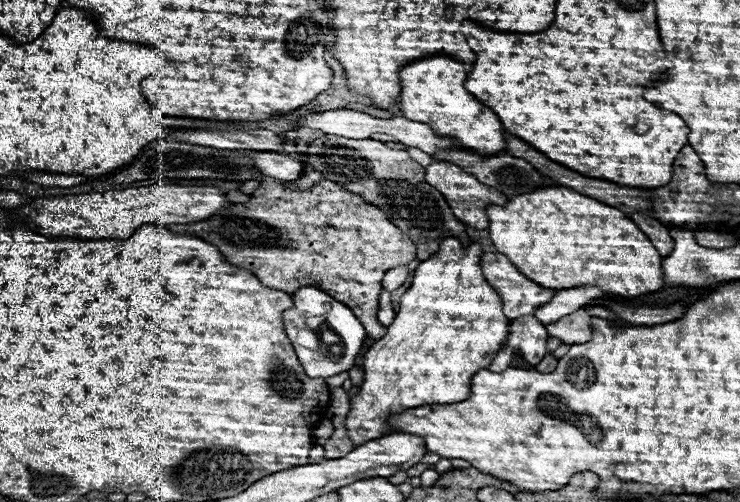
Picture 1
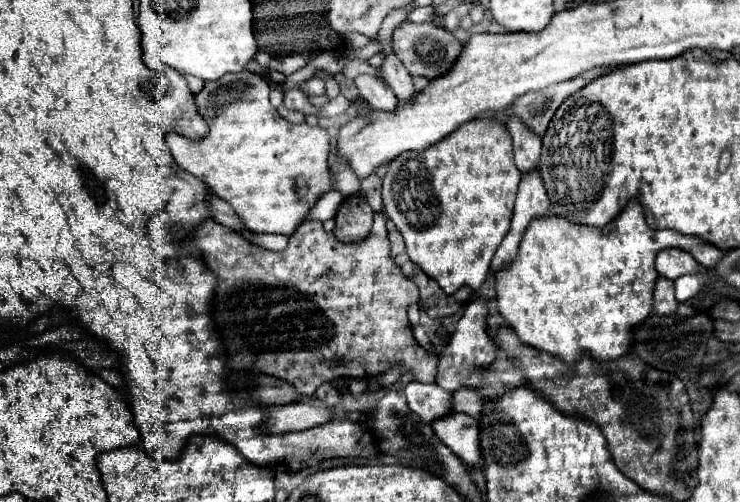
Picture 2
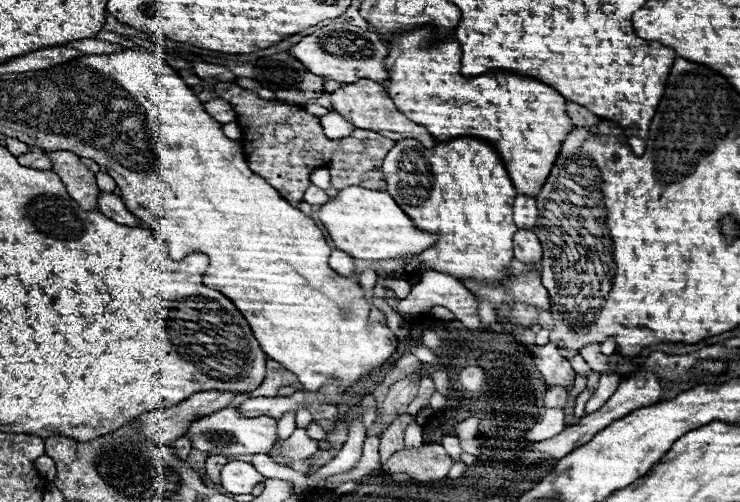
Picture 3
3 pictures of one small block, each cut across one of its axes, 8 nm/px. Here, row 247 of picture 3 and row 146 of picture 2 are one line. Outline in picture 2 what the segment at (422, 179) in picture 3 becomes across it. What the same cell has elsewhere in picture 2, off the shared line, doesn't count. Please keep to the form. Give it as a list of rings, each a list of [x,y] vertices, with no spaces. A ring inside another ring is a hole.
[[[476,118],[456,128],[448,138],[436,142],[432,150],[426,150],[416,158],[416,162],[408,162],[408,154],[400,154],[396,162],[388,164],[388,172],[382,180],[384,212],[402,232],[412,262],[428,272],[446,294],[452,294],[462,286],[478,288],[486,280],[496,248],[510,228],[514,198],[522,176],[514,164],[512,138],[500,120]]]

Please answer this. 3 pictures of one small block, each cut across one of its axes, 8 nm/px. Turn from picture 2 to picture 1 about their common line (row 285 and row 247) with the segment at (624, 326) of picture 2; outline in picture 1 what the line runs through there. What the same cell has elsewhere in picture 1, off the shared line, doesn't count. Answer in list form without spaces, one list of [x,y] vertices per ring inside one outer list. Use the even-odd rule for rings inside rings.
[[[540,186],[528,194],[512,196],[504,206],[486,208],[490,238],[500,254],[506,254],[524,276],[544,284],[546,288],[600,286],[604,292],[618,296],[640,296],[656,292],[662,282],[662,256],[638,226],[620,210],[606,206],[594,198],[582,196],[566,186]]]

